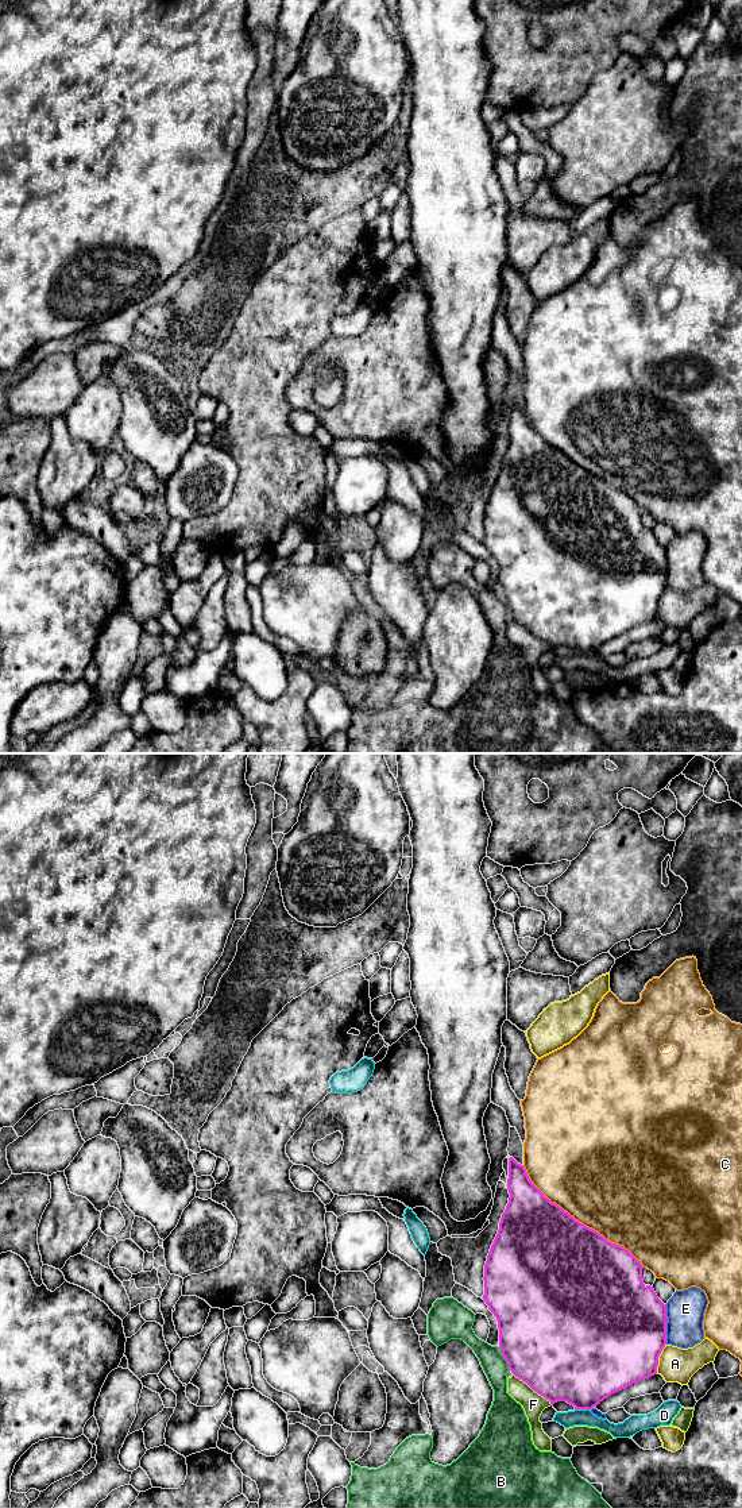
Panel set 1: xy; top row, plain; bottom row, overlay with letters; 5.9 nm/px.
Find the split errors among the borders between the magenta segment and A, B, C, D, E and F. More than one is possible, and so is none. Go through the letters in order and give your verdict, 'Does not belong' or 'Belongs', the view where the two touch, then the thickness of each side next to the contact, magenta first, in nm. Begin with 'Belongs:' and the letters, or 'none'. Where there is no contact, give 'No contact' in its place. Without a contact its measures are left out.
Belongs: none
A: Does not belong. Touches magenta in xy. Thickness 500 nm (magenta) against 200 nm
B: Does not belong. Touches magenta in xy. Thickness 500 nm (magenta) against 150 nm
C: Does not belong. Touches magenta in xy. Thickness 500 nm (magenta) against 480 nm
D: Does not belong. Touches magenta in xy. Thickness 460 nm (magenta) against 100 nm
E: Does not belong. Touches magenta in xy. Thickness 500 nm (magenta) against 220 nm
F: Does not belong. Touches magenta in xy. Thickness 500 nm (magenta) against 140 nm

